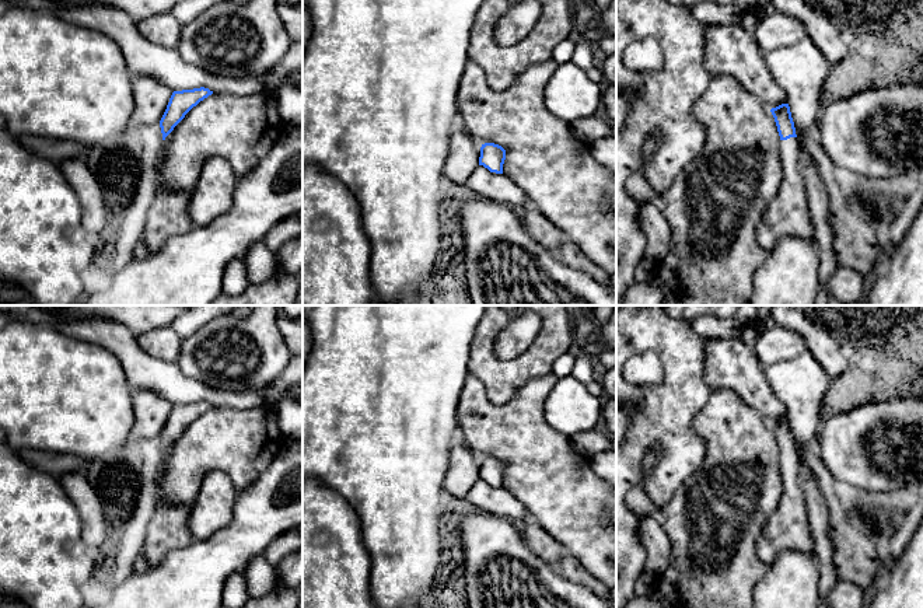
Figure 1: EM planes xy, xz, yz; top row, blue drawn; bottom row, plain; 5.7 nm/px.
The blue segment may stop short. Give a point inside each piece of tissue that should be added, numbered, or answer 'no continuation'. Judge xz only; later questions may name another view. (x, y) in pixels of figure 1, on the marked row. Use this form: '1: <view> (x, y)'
no continuation

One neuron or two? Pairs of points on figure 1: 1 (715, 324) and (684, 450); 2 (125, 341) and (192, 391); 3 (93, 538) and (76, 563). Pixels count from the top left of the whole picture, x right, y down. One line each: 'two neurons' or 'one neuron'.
1: two neurons
2: one neuron
3: two neurons

